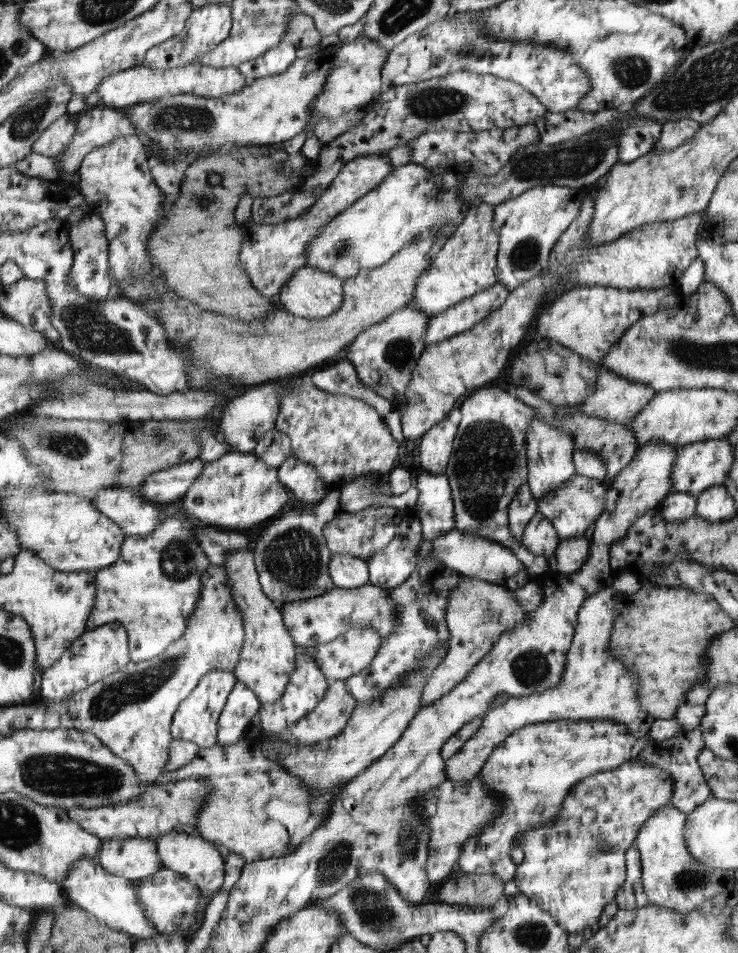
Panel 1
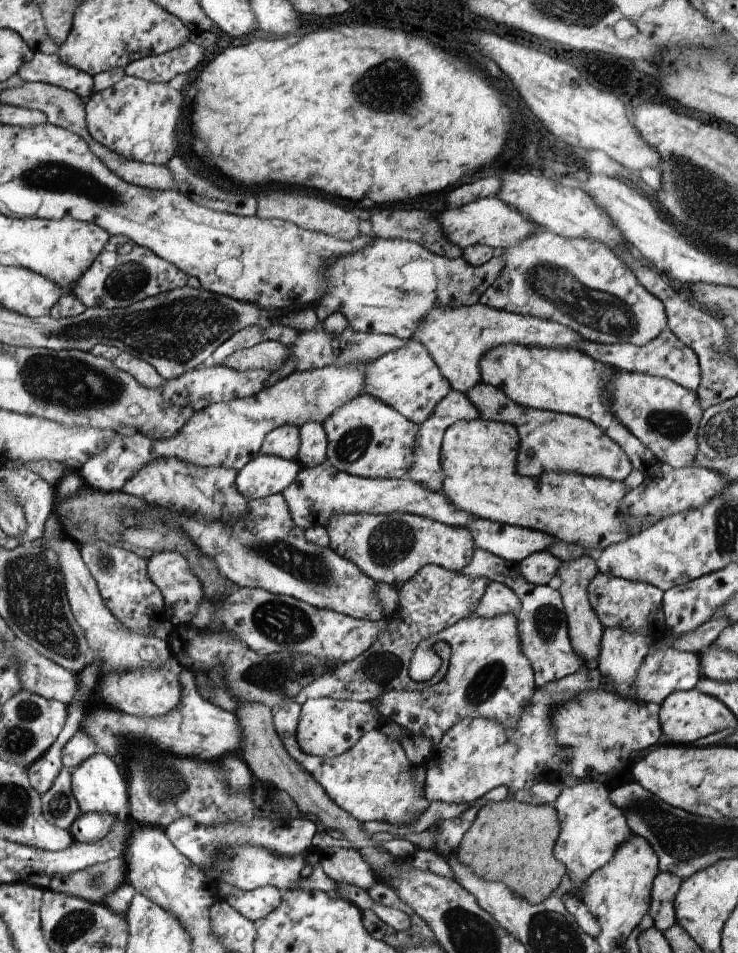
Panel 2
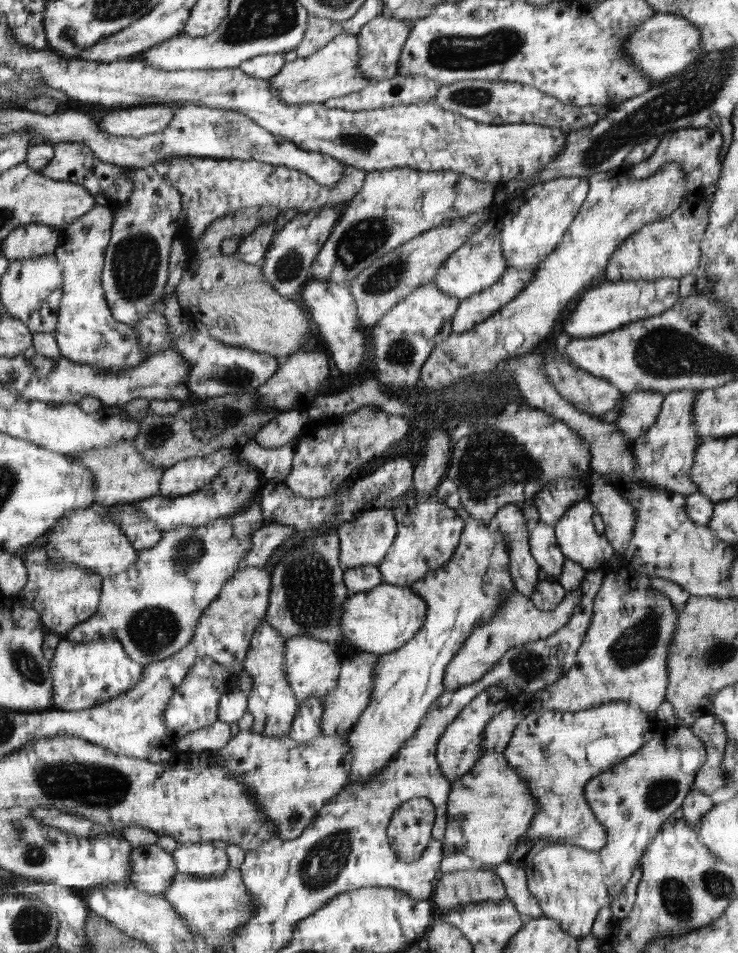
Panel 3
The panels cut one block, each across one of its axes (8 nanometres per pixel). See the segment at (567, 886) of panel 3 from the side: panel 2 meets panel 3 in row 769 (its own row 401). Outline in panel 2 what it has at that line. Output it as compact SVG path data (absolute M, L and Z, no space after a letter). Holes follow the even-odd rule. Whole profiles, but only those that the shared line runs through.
M613 368L607 393L609 410L652 451L660 463L673 468L693 465L699 449L697 428L704 414L696 391L687 390L669 378Z

